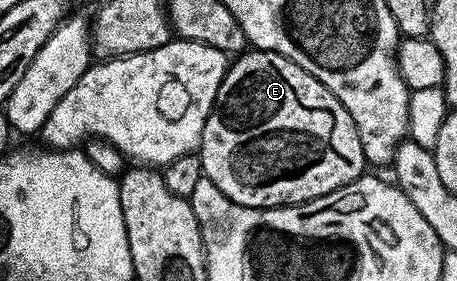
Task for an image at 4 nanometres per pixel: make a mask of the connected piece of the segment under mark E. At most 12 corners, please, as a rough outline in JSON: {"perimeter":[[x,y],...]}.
{"perimeter":[[247,50],[197,149],[241,206],[364,175],[349,110],[276,52]]}

